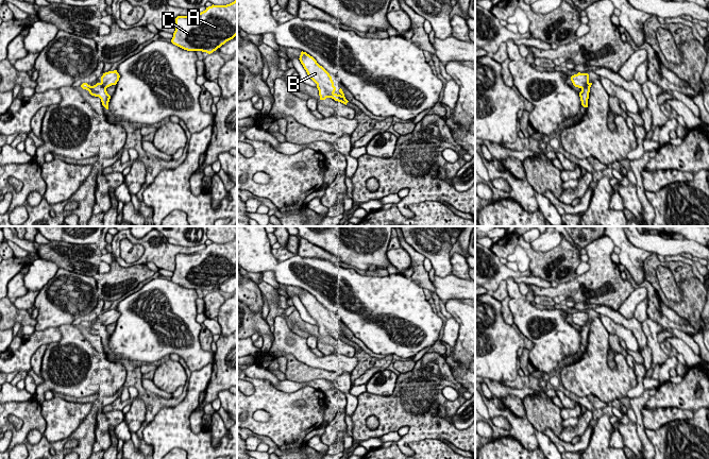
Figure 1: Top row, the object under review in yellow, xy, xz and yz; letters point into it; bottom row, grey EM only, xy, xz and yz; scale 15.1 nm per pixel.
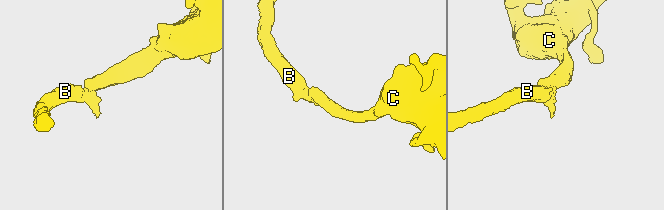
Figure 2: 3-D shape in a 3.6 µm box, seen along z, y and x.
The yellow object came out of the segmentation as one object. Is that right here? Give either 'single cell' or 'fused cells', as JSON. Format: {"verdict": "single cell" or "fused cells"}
{"verdict": "single cell"}

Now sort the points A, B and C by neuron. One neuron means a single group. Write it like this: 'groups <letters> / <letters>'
groups A B C

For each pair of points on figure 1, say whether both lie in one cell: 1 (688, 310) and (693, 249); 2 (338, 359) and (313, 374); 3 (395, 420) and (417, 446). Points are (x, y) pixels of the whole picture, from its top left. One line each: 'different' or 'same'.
1: different
2: different
3: different

